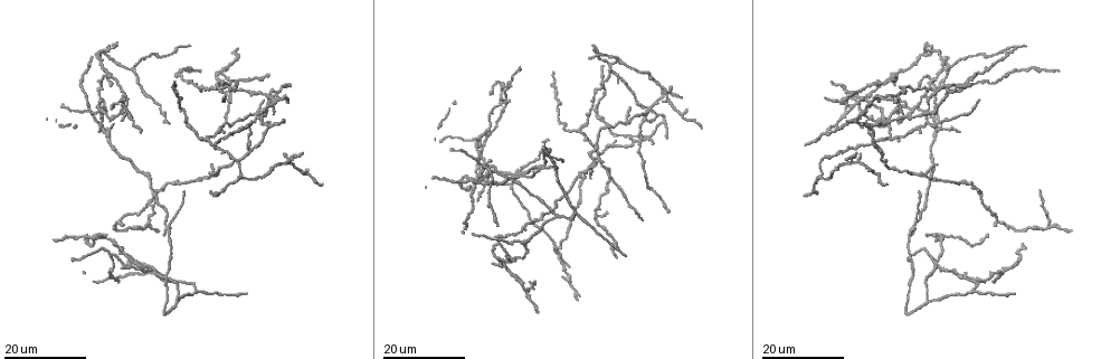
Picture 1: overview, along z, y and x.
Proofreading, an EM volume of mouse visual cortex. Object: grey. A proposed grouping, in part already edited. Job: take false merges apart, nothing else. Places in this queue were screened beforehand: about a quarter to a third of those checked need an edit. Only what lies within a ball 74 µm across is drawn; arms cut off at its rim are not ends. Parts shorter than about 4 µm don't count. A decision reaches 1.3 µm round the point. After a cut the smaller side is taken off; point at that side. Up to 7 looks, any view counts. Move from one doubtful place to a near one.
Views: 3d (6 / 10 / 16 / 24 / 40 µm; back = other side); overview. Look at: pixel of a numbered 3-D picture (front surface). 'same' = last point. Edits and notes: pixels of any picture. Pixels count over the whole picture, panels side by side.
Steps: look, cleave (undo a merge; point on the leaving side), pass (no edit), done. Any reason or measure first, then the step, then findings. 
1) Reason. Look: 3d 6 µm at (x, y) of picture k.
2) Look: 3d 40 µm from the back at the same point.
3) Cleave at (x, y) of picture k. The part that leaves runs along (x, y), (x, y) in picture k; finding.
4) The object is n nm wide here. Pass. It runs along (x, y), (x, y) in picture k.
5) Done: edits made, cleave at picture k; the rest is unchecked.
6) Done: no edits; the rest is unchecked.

A fork. Look: 3d 24 µm at (872, 124) of picture 1.

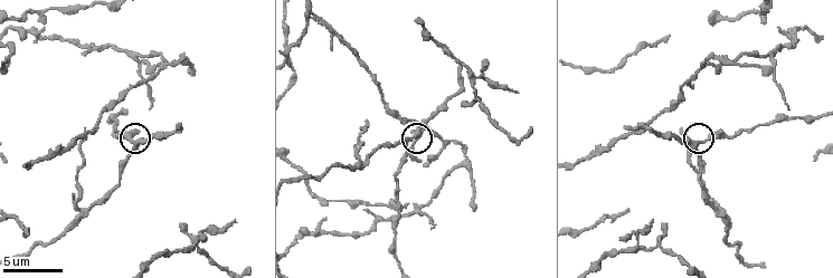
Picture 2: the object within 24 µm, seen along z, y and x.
Look: 3d 10 µm at (417, 138) of picture 2.

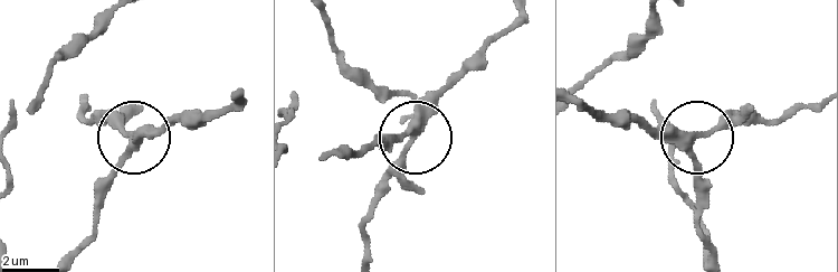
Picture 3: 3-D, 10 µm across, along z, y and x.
Look: 3d 10 µm from the back at (691, 138) of picture 3.

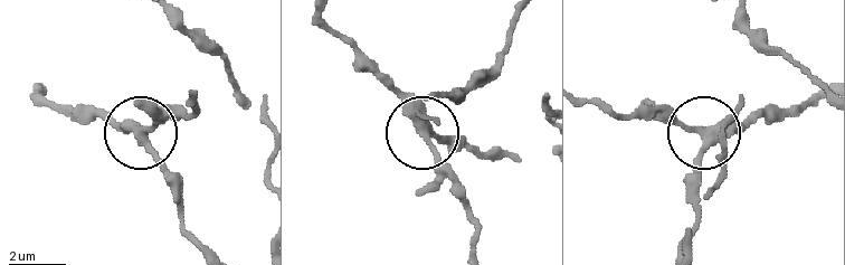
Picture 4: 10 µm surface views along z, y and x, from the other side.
The object is 290 nm wide here. Pass. It runs along (677, 251), (699, 215), (703, 143), (776, 114) in picture 4; one neuron here.

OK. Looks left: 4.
Small branch off a trunk. Look: 3d 24 µm at (912, 227) of picture 1.

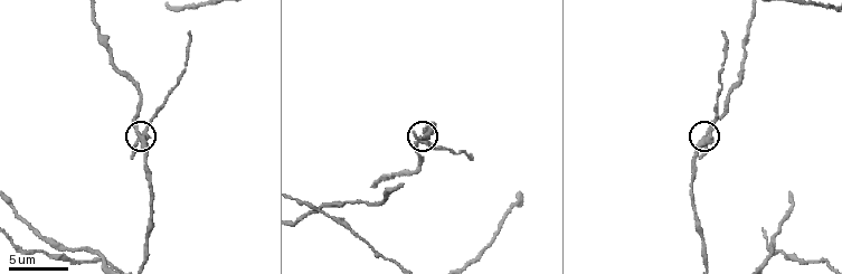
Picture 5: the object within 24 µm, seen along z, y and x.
Look: 3d 10 µm at (137, 134) of picture 5.

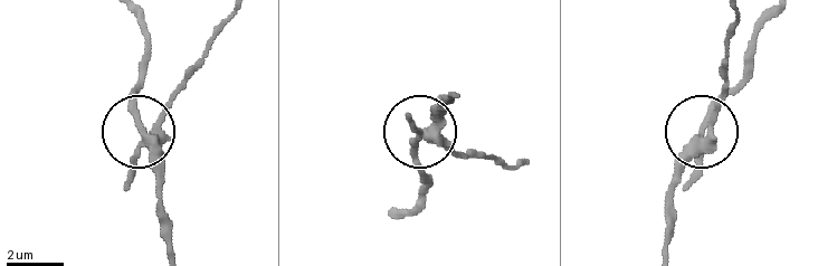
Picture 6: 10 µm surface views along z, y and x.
The object is 300 nm wide here. Cleave at (163, 106) of picture 6. The part that leaves runs along (151, 145), (161, 112), (230, 10) in picture 6; two neurons meet here.

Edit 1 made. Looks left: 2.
Done: edits made, cleave at picture 6; the rest is unchecked.

